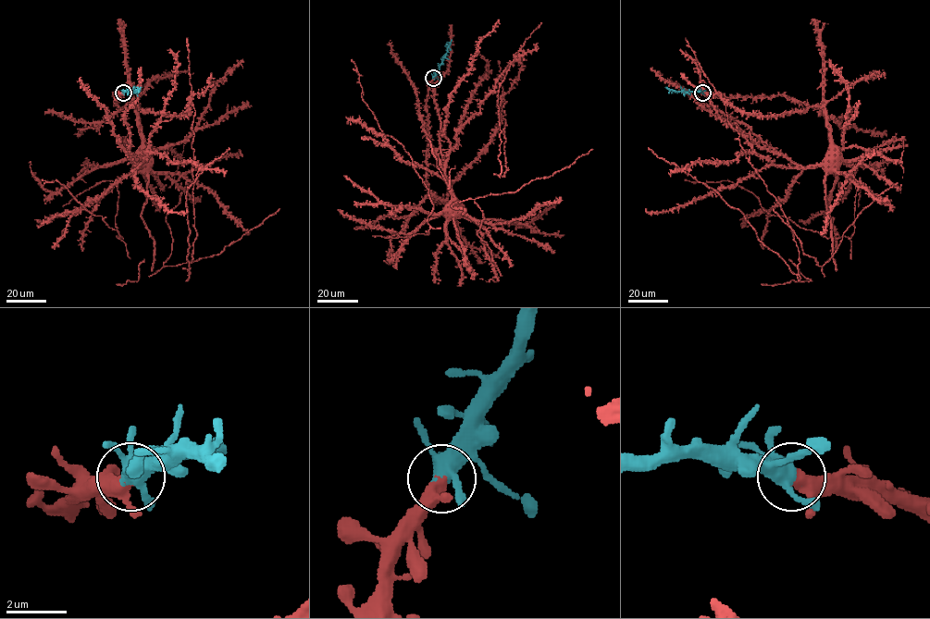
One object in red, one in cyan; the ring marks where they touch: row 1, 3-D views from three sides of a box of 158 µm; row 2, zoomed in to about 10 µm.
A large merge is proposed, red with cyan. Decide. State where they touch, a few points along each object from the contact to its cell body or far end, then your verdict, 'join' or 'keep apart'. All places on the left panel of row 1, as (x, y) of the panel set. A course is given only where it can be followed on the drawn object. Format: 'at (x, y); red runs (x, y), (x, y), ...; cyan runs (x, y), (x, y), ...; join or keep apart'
at (123, 92); red runs (123, 92), (116, 95), (116, 102), (121, 107), (131, 104), (134, 106), (142, 157); cyan runs (123, 92), (136, 92), (141, 87); join

